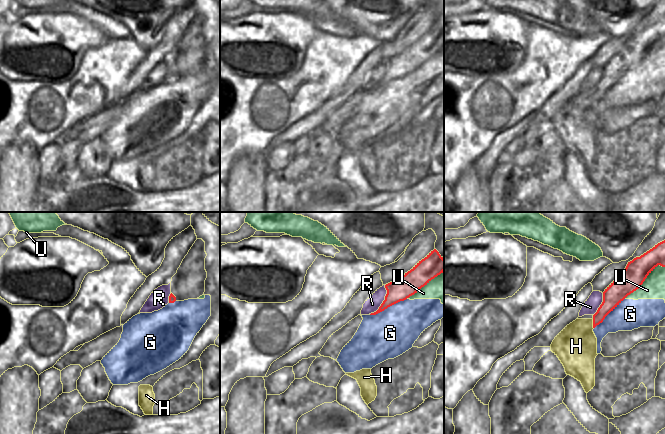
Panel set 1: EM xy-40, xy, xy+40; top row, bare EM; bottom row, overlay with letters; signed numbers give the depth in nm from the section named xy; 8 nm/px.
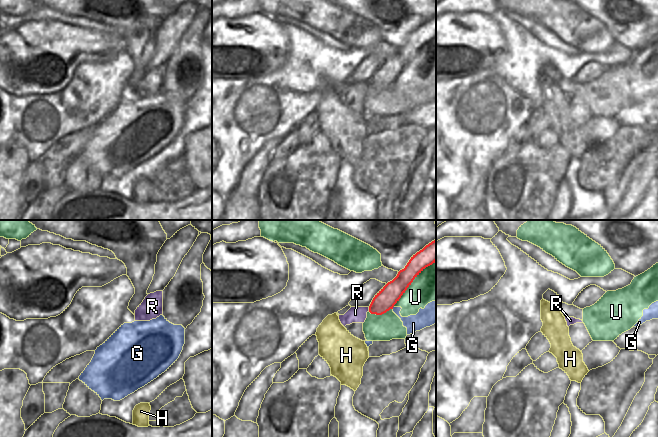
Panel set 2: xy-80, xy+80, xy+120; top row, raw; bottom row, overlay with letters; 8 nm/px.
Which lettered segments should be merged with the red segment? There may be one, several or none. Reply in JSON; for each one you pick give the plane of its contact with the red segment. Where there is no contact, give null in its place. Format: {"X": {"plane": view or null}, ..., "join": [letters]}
{"join": []}

